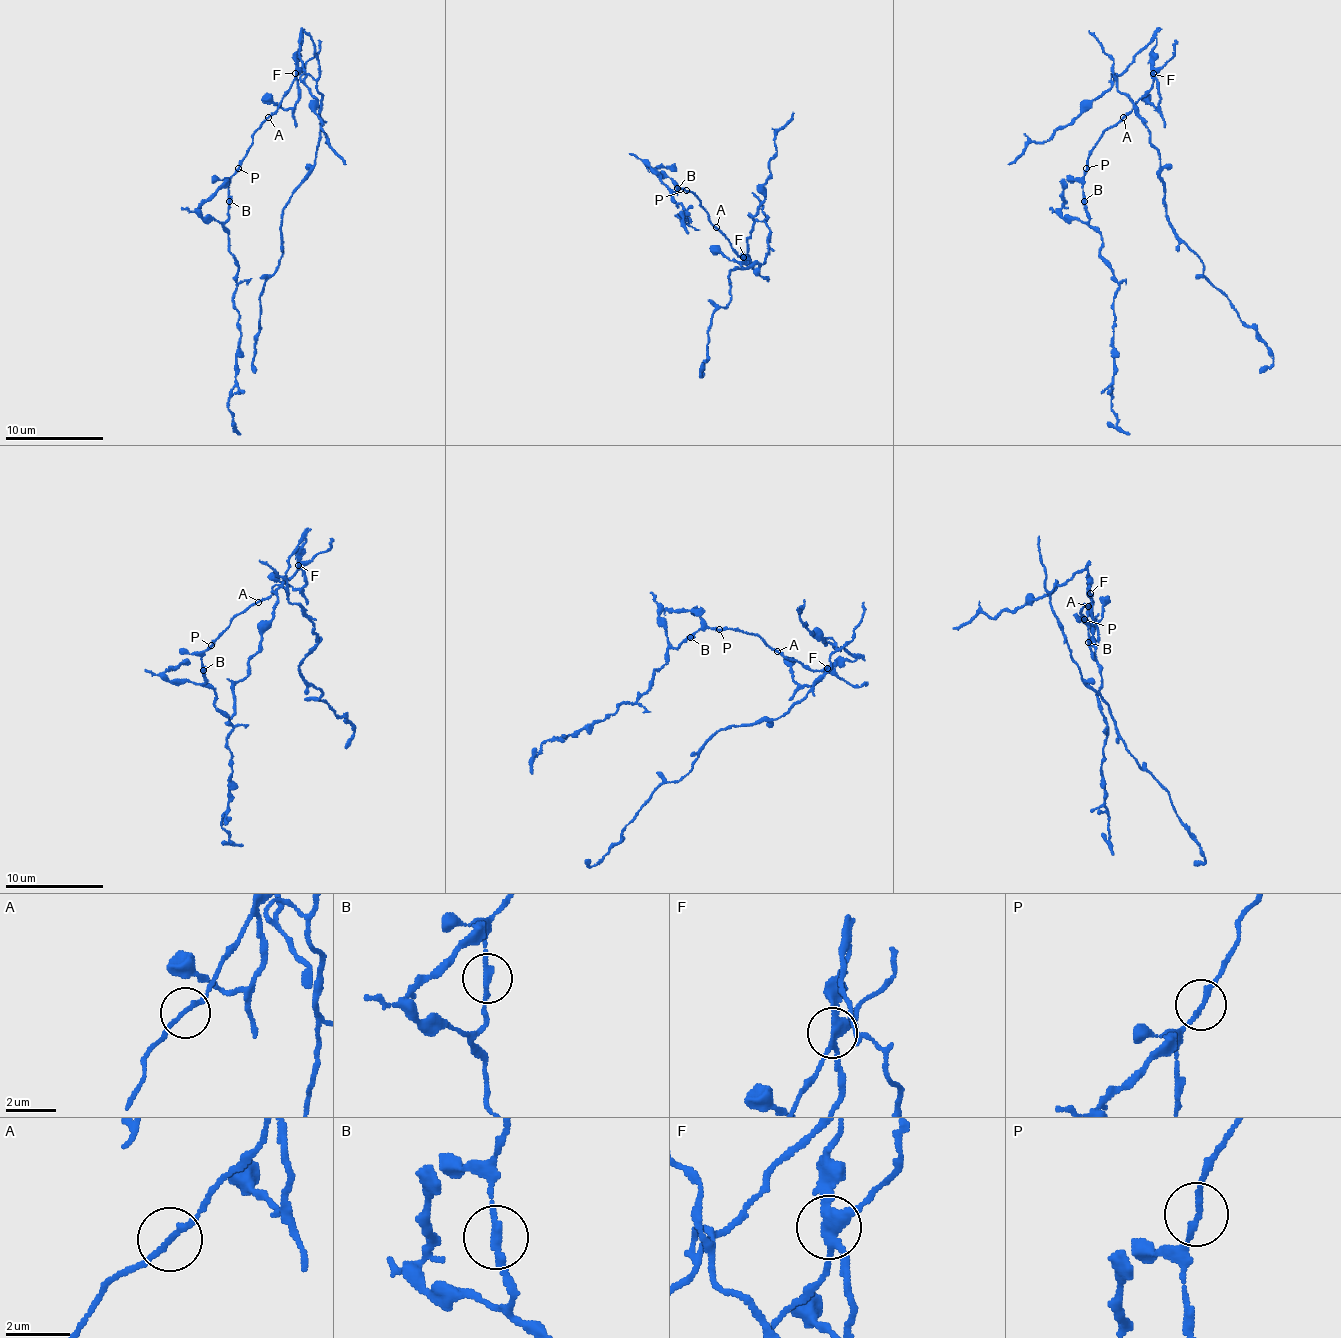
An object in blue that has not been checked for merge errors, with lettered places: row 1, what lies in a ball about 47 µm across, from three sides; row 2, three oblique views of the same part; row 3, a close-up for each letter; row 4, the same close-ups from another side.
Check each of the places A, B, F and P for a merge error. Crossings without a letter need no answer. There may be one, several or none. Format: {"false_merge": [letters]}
{"false_merge": ["B", "F"]}

